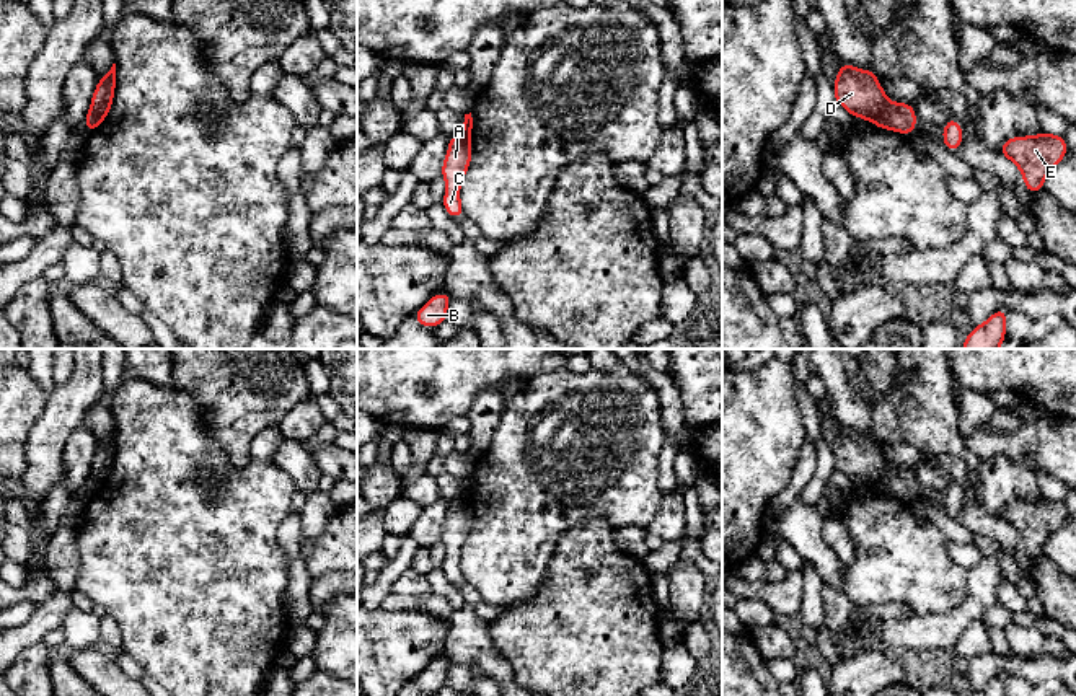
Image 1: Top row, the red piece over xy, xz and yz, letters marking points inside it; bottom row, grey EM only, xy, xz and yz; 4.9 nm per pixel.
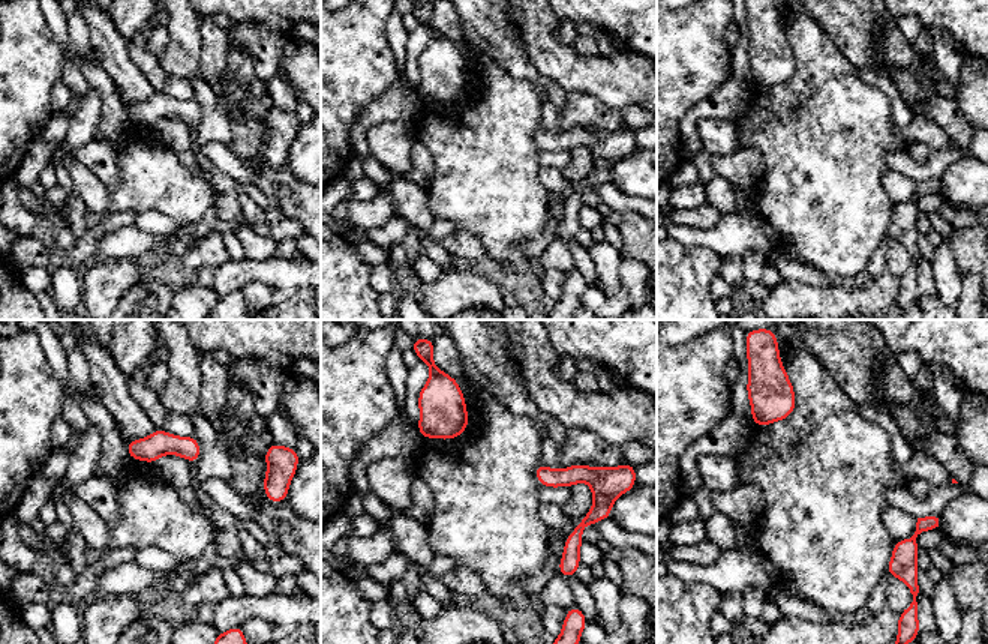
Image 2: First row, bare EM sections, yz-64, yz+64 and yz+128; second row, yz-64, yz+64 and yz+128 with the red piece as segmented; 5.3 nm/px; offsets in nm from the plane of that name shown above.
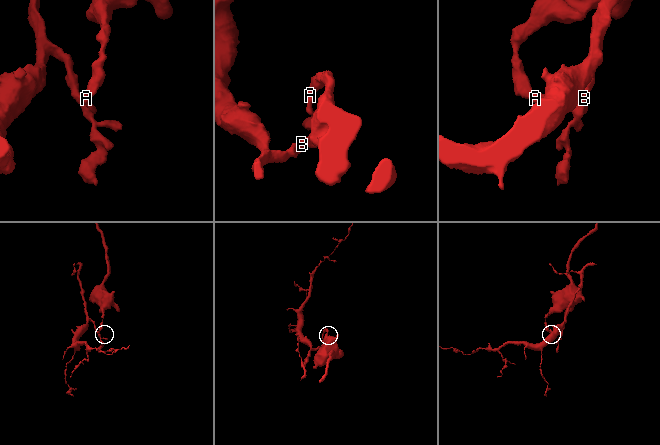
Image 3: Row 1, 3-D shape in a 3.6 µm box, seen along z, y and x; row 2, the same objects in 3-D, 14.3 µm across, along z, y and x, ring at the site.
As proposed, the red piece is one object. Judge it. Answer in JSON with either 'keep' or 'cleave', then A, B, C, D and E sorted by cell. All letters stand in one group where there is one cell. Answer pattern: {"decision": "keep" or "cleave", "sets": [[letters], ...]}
{"decision": "cleave", "sets": [["A", "B", "C", "E"], ["D"]]}

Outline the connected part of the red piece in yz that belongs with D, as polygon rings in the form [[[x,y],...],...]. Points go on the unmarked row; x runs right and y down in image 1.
[[[841,429],[833,447],[835,468],[843,471],[853,482],[874,487],[889,469],[875,437],[858,435],[851,429]]]

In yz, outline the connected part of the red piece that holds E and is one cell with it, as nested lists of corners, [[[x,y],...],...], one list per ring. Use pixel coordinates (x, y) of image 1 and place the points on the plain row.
[[[1042,496],[1035,502],[1011,502],[996,517],[1021,535],[1025,554],[1039,559],[1047,540],[1066,522],[1068,510],[1065,500]]]

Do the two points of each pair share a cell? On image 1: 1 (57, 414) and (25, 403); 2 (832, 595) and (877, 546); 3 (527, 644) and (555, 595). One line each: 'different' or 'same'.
1: different
2: different
3: same

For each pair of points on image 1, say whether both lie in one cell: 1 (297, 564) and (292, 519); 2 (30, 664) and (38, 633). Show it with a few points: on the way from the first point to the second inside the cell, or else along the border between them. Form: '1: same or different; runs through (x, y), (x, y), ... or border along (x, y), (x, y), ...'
1: same; runs through (294, 553), (292, 530)
2: different; border along (39, 641), (28, 646), (17, 657)

